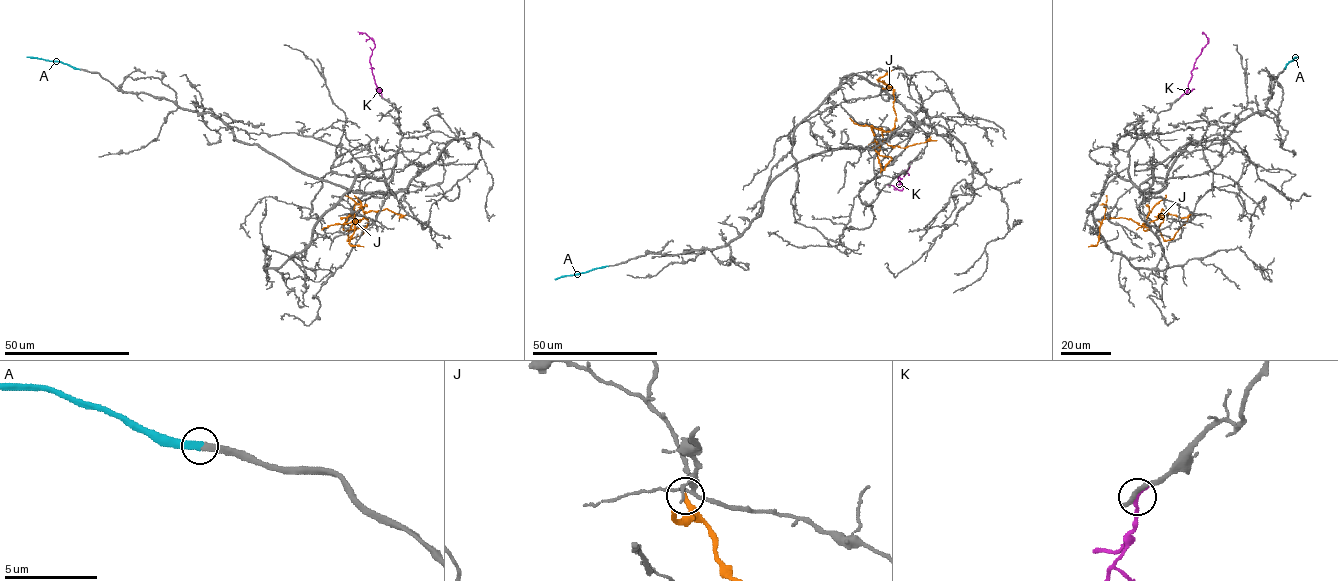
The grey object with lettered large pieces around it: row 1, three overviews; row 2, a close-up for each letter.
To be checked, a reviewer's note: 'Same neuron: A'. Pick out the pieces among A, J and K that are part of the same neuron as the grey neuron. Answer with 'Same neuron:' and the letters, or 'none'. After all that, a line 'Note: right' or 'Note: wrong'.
Same neuron: A
Note: right

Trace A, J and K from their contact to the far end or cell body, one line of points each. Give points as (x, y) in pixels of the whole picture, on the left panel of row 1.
A: (80, 69), (58, 61), (26, 57)
J: (352, 214), (346, 218), (343, 229), (366, 226), (365, 217), (354, 225), (349, 244), (363, 246)
K: (382, 96), (370, 58), (374, 42), (365, 33), (358, 31)

